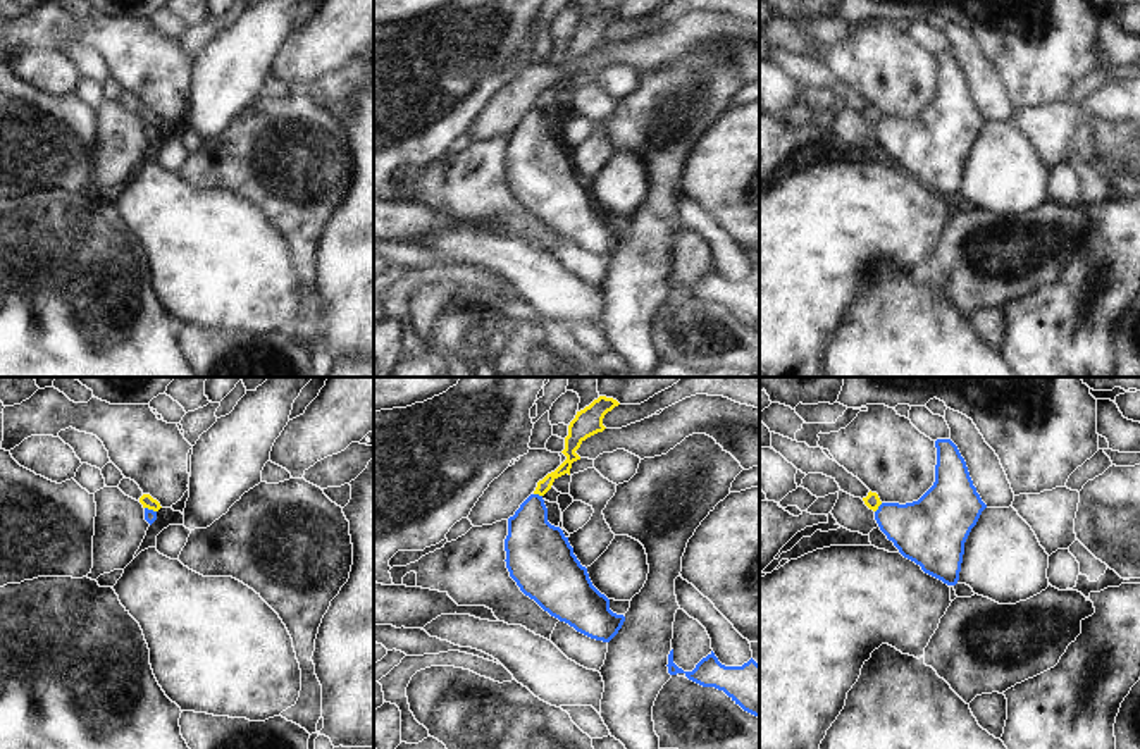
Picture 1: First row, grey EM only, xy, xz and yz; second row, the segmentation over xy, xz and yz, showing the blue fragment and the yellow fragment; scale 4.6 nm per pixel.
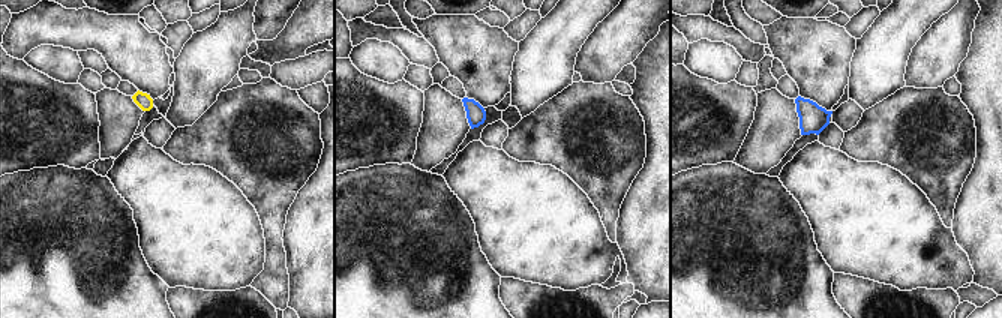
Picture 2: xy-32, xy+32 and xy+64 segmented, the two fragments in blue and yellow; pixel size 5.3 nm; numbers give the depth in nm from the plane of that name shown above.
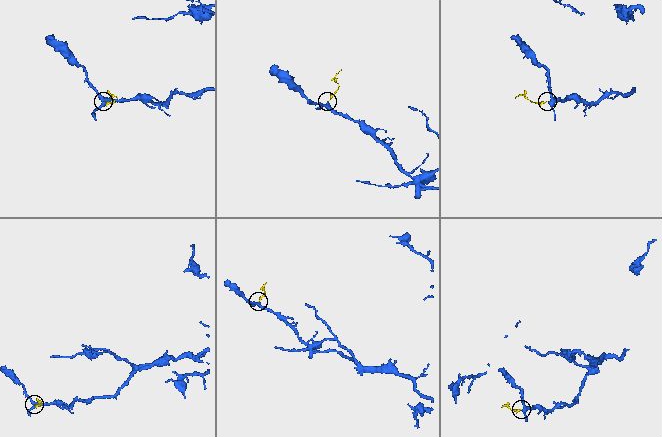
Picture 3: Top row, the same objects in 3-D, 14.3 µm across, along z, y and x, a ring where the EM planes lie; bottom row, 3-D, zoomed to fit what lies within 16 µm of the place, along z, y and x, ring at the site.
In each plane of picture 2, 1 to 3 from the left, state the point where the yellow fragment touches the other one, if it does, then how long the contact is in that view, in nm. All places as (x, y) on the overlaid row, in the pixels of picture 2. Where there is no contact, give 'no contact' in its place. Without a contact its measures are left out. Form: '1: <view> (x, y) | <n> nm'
1: no contact
2: no contact
3: no contact

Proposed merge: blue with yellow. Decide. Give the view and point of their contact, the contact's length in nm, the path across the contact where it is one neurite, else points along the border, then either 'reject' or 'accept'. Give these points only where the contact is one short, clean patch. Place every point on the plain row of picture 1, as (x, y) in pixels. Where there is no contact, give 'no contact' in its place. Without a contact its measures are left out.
yz (879, 123) | 60 nm | along yz (882, 117), (875, 126) | reject

